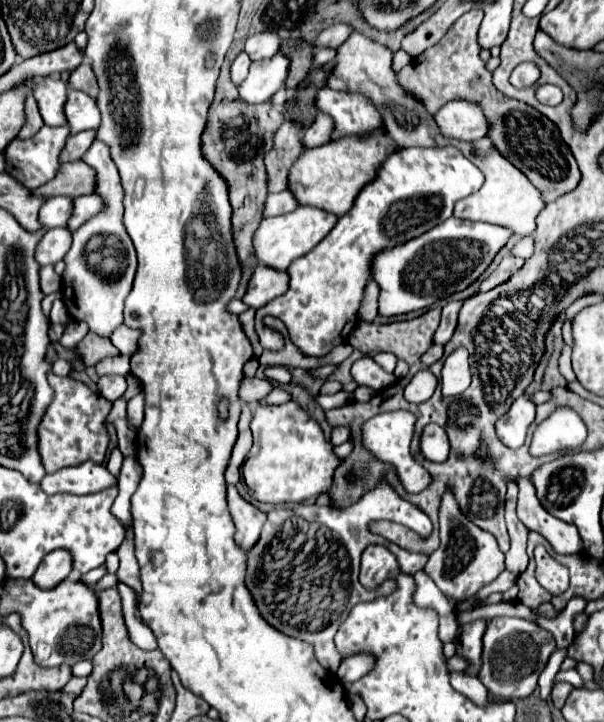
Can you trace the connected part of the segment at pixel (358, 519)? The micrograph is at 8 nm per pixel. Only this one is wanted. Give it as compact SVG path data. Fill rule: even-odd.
M379 482L359 502L347 508L331 508L319 504L303 504L297 508L273 508L267 514L267 522L259 540L247 550L247 574L245 584L253 596L259 614L285 636L305 640L313 646L319 664L335 674L341 656L333 644L333 636L339 624L347 618L351 608L361 602L371 602L395 592L397 582L385 580L375 590L365 590L359 584L359 558L369 544L383 544L399 560L399 570L415 574L427 564L427 556L421 552L409 552L399 544L369 530L371 522L389 520L411 528L421 538L431 534L431 520L411 502L403 500L389 482Z

